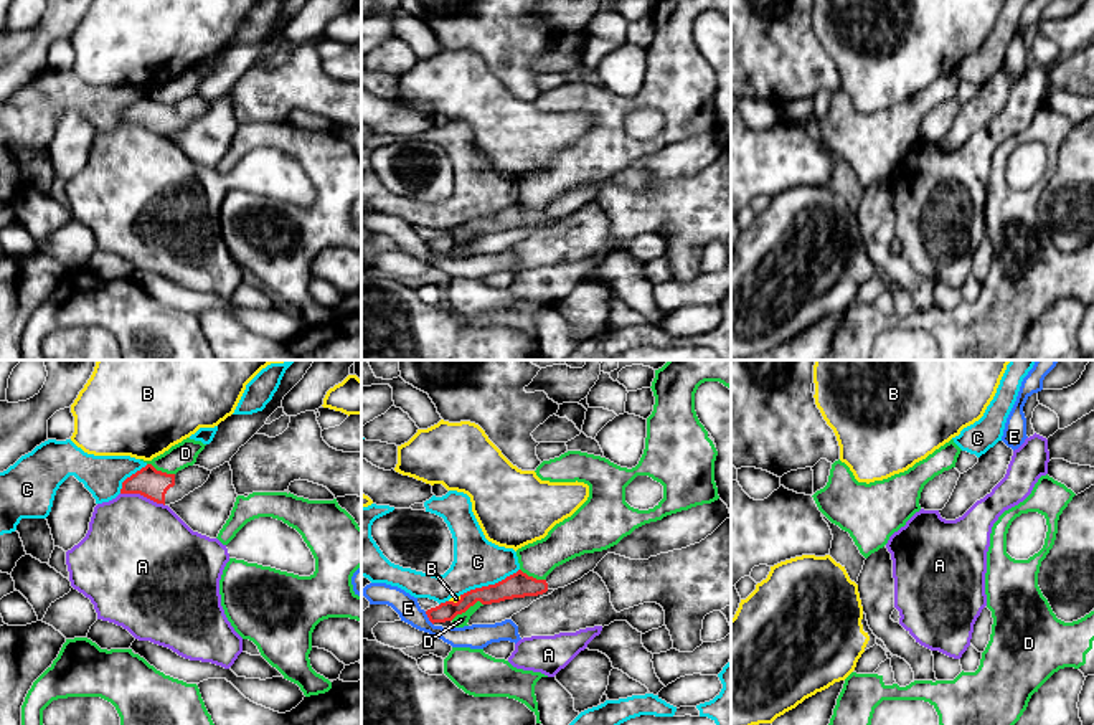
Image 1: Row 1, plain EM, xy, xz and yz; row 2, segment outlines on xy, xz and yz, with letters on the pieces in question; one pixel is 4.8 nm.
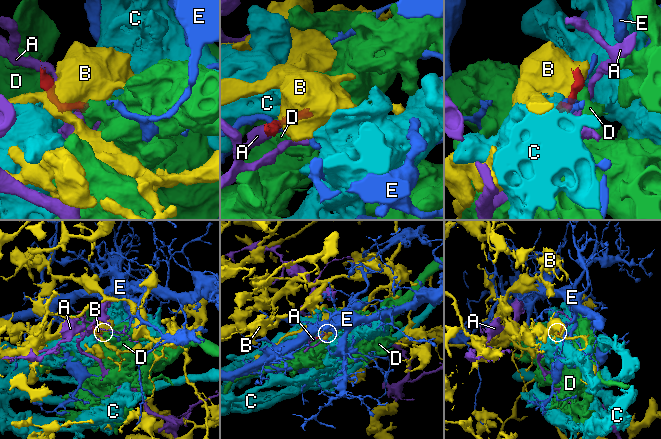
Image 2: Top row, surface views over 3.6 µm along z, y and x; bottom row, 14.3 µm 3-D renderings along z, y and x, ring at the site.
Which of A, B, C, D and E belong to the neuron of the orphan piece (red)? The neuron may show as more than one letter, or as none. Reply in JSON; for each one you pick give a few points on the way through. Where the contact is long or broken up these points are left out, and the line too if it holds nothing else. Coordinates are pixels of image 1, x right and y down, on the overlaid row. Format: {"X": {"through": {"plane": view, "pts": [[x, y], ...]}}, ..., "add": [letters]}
{"add": []}

